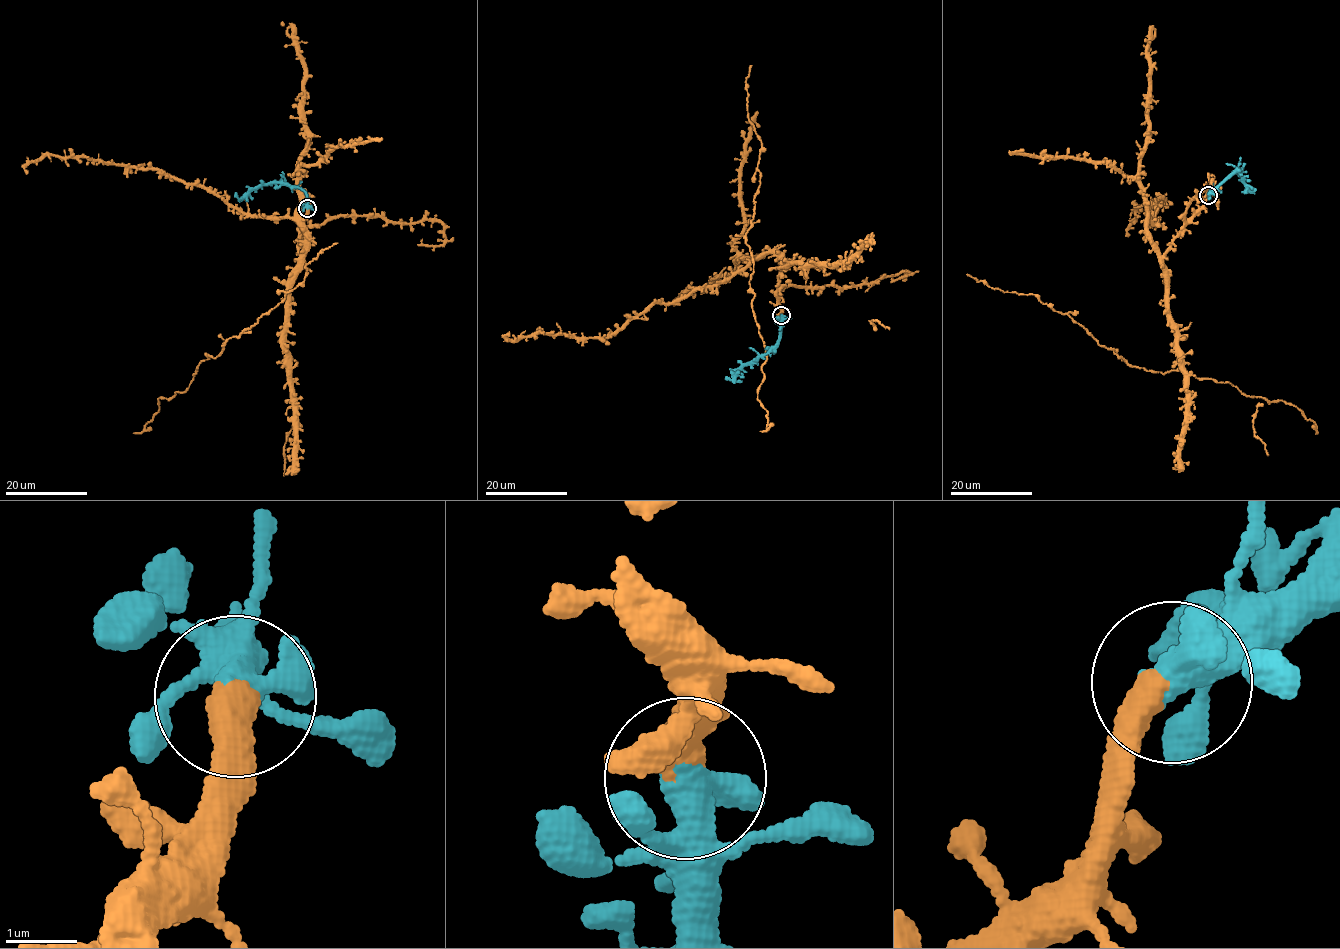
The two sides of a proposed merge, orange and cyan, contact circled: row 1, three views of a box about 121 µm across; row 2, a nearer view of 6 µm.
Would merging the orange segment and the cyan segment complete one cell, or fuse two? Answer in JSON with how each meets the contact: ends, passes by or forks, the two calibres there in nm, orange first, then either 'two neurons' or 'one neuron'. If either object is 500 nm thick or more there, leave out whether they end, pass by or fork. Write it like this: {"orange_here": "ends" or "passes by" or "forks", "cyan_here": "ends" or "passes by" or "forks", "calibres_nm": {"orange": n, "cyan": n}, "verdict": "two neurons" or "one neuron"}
{"orange_here": "ends", "cyan_here": "forks", "calibres_nm": {"orange": 480, "cyan": 320}, "verdict": "one neuron"}

